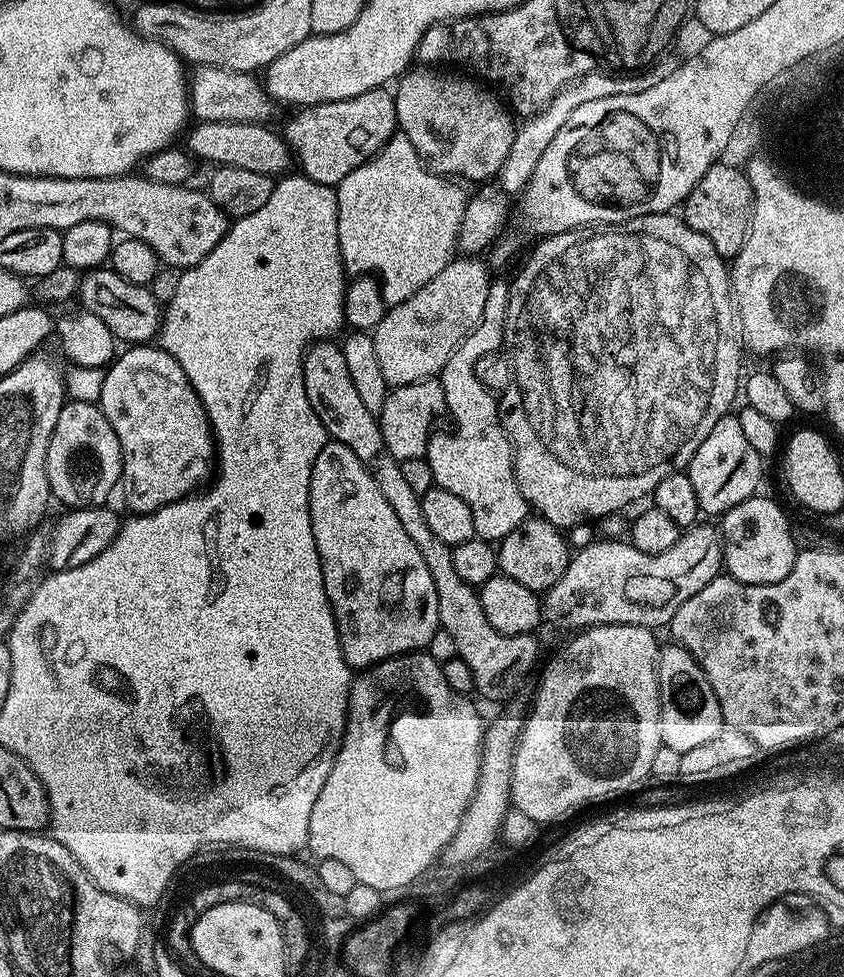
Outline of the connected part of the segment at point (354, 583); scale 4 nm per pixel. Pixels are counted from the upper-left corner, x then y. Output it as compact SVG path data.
M330 442L322 446L318 458L314 458L308 489L310 522L314 542L318 546L326 594L332 603L332 612L340 631L340 645L344 647L344 657L348 659L349 666L354 670L363 670L391 656L427 649L430 638L434 638L436 629L440 627L434 578L430 578L426 558L422 558L418 546L414 546L410 534L406 534L402 522L398 522L394 506L386 502L370 470L362 466L358 454L354 454L350 446Z

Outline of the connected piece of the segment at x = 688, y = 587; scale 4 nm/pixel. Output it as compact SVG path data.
M703 522L697 523L695 526L687 529L681 535L678 542L674 542L674 546L670 546L670 550L662 550L662 554L646 554L642 550L638 550L631 542L625 542L618 538L596 538L591 544L585 548L577 548L571 553L566 570L562 574L562 578L558 578L558 582L554 582L554 586L548 589L542 600L542 616L545 621L548 620L556 628L572 628L571 630L583 630L585 628L595 628L598 624L629 624L630 626L642 626L653 630L660 630L660 627L671 625L674 614L678 614L678 606L682 606L682 602L686 602L686 598L694 598L694 594L698 594L698 590L702 590L702 586L706 586L706 582L710 582L722 572L722 541L720 533L715 527L707 528Z

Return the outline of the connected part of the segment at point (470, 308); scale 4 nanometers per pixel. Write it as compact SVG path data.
M453 258L444 267L442 274L432 278L406 302L391 305L385 311L382 322L372 331L372 337L378 353L378 362L381 363L382 376L386 378L389 387L416 384L420 380L431 379L444 368L462 338L481 320L489 294L489 283L488 268L480 258Z

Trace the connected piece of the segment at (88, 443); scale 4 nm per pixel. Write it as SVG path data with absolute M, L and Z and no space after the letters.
M69 399L58 414L58 422L54 422L54 434L50 438L49 449L46 450L44 469L49 476L51 495L56 500L68 504L69 509L90 508L100 506L112 491L117 491L124 475L124 451L118 442L118 434L114 434L114 426L106 418L99 403L76 401Z

